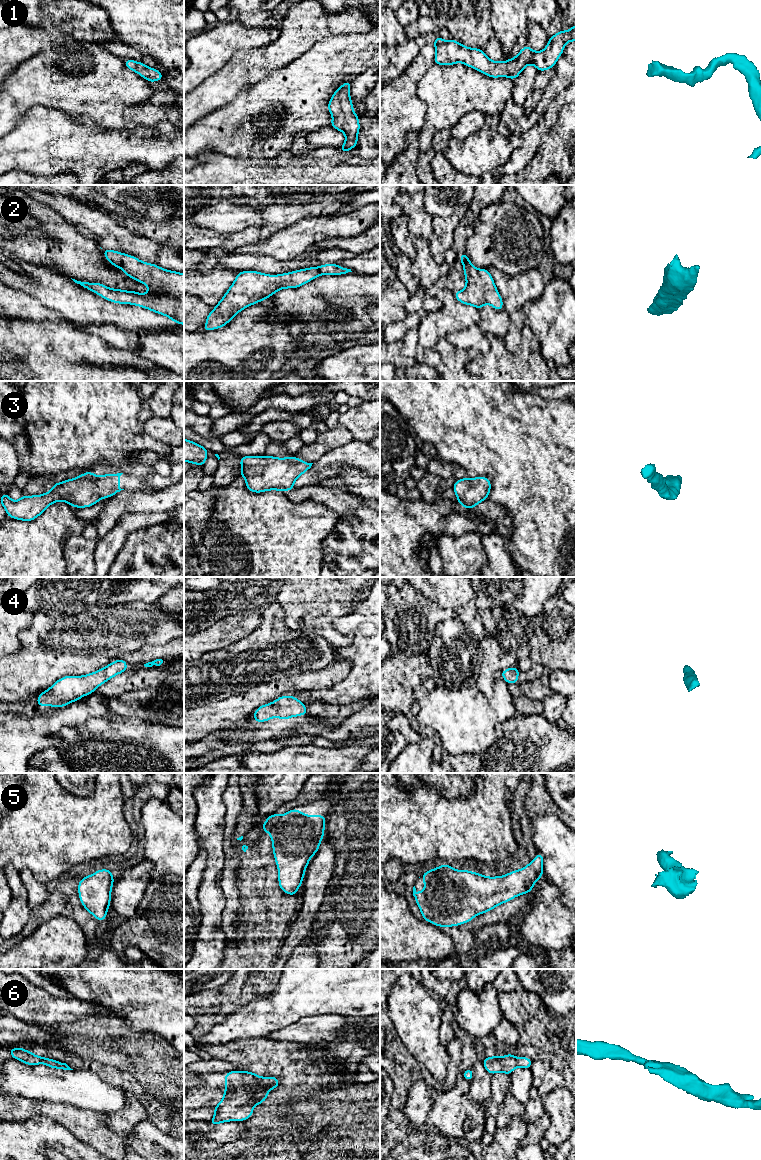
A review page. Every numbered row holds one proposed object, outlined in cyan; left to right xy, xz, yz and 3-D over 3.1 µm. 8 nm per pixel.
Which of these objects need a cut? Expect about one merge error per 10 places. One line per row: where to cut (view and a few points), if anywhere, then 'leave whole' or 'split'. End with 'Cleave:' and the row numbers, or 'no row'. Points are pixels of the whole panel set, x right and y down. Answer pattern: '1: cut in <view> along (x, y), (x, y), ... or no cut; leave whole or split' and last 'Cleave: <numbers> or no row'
1: no cut; leave whole
2: no cut; leave whole
3: no cut; leave whole
4: no cut; leave whole
5: no cut; leave whole
6: no cut; leave whole
Cleave: no row

